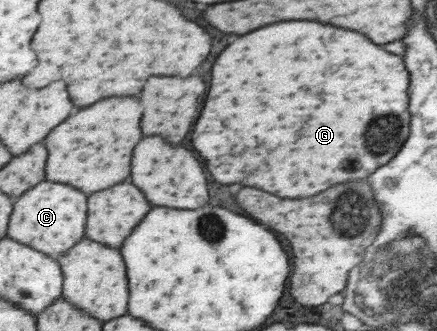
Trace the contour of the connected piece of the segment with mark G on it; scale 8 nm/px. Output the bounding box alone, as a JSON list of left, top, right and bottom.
[191,21,410,199]

